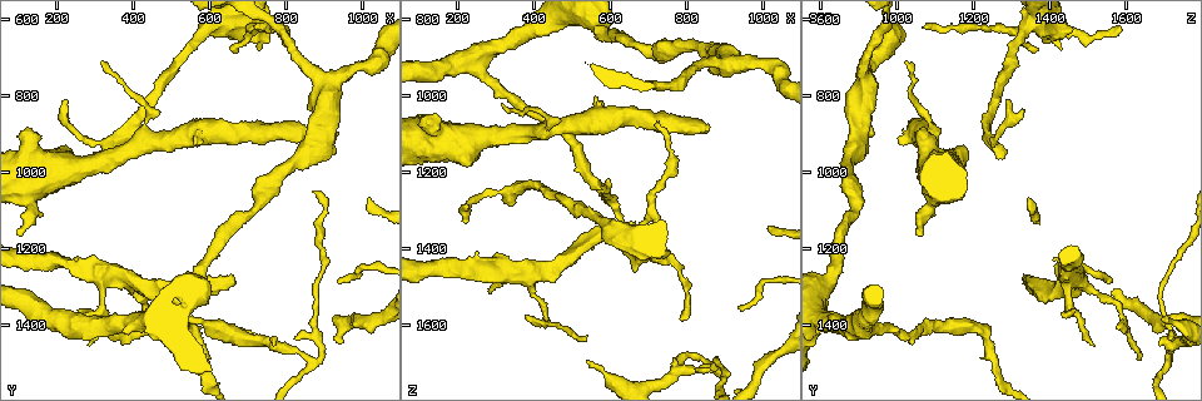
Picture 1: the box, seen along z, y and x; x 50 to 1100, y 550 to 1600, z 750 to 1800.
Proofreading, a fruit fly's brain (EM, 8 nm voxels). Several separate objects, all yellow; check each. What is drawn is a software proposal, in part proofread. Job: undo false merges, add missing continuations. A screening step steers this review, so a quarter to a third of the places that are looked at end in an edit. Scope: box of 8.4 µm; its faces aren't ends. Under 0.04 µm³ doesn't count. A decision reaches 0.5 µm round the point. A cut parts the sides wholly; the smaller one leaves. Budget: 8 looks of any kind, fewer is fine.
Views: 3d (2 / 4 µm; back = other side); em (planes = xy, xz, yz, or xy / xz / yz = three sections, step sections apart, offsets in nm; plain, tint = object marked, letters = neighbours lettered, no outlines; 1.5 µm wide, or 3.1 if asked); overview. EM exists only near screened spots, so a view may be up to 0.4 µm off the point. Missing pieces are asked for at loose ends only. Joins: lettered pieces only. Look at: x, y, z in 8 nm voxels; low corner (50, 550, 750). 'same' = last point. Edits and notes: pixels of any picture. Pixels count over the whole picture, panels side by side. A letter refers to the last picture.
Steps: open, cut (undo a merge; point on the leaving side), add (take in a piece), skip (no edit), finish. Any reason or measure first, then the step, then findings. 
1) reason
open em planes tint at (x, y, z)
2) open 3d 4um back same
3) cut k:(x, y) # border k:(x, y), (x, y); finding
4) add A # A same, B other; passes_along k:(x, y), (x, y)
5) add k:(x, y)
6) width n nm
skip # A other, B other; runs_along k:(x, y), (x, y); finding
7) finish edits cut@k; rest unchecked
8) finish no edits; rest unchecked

an open end
open 3d 4um at (665, 1275, 1340)

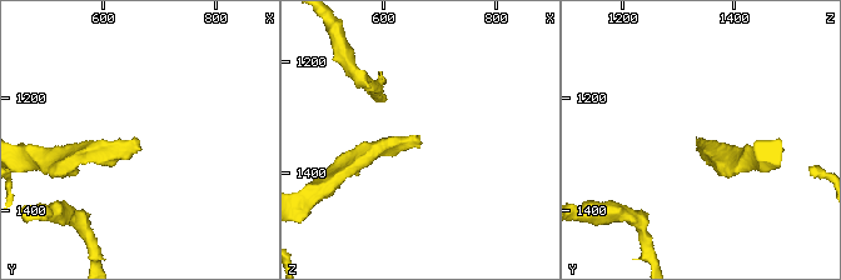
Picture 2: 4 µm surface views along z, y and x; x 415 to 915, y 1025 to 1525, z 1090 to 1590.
open em xz step 8 letters at (670, 1280, 1345)

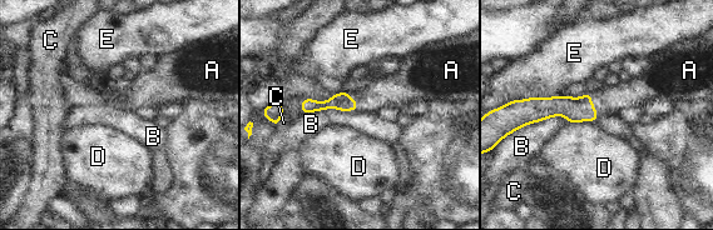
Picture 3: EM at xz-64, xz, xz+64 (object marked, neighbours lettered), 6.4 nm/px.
add A # A same, B other, C other, D other, E other; passes_along 3:(342, 101), (355, 101), (391, 90); it goes on there

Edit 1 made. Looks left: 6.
open overview

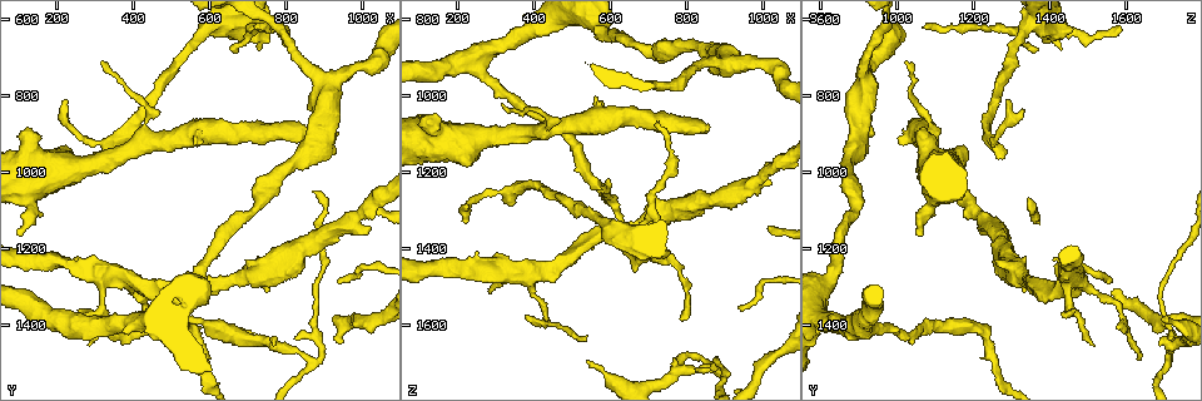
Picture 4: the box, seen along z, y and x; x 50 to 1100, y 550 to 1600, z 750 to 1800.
an open end
open em yz step 8 tint at (325, 965, 1285)

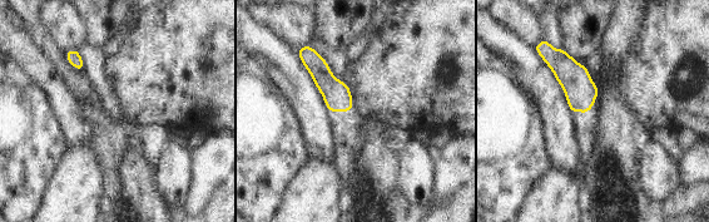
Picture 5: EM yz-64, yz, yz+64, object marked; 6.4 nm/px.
open em planes letters same

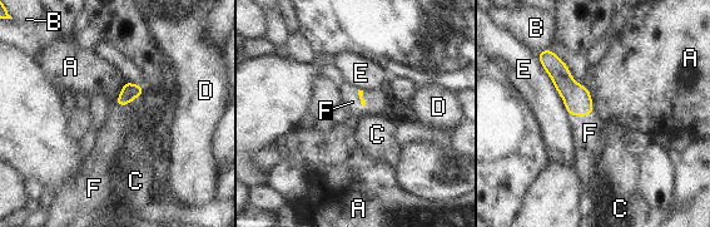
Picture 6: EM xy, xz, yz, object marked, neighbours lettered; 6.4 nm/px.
add F # A other, B other, C other, D other, E other, F same; it goes on there

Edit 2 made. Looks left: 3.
see it whole again
open overview

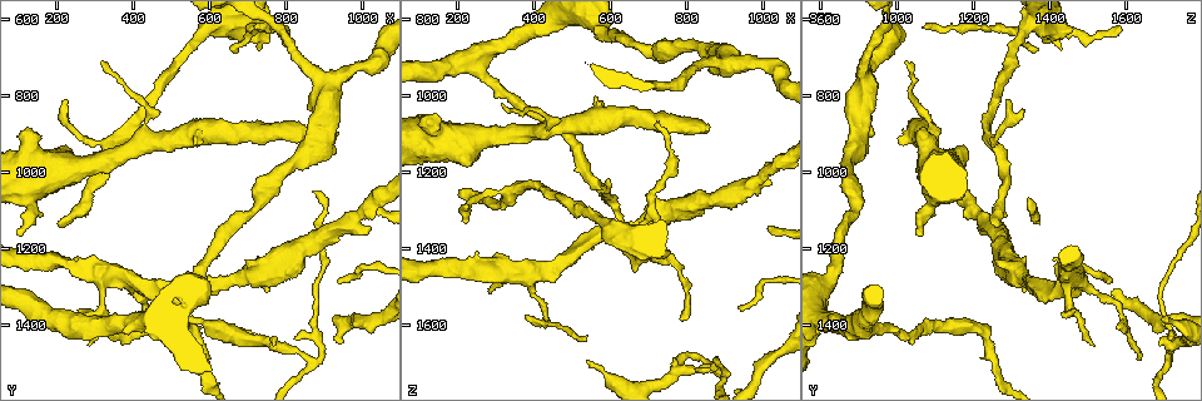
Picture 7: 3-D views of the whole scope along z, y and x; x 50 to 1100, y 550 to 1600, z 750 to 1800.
stops while still wide
open em planes letters at (665, 625, 1465)

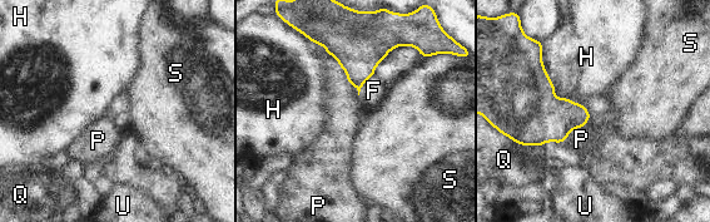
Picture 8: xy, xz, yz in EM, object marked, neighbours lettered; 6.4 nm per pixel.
longest_contact P 460 nm
skip # F other, H other, P other, Q other, S other, U other; none of them fits

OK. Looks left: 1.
finish edits add@3, add@6; rest unchecked

